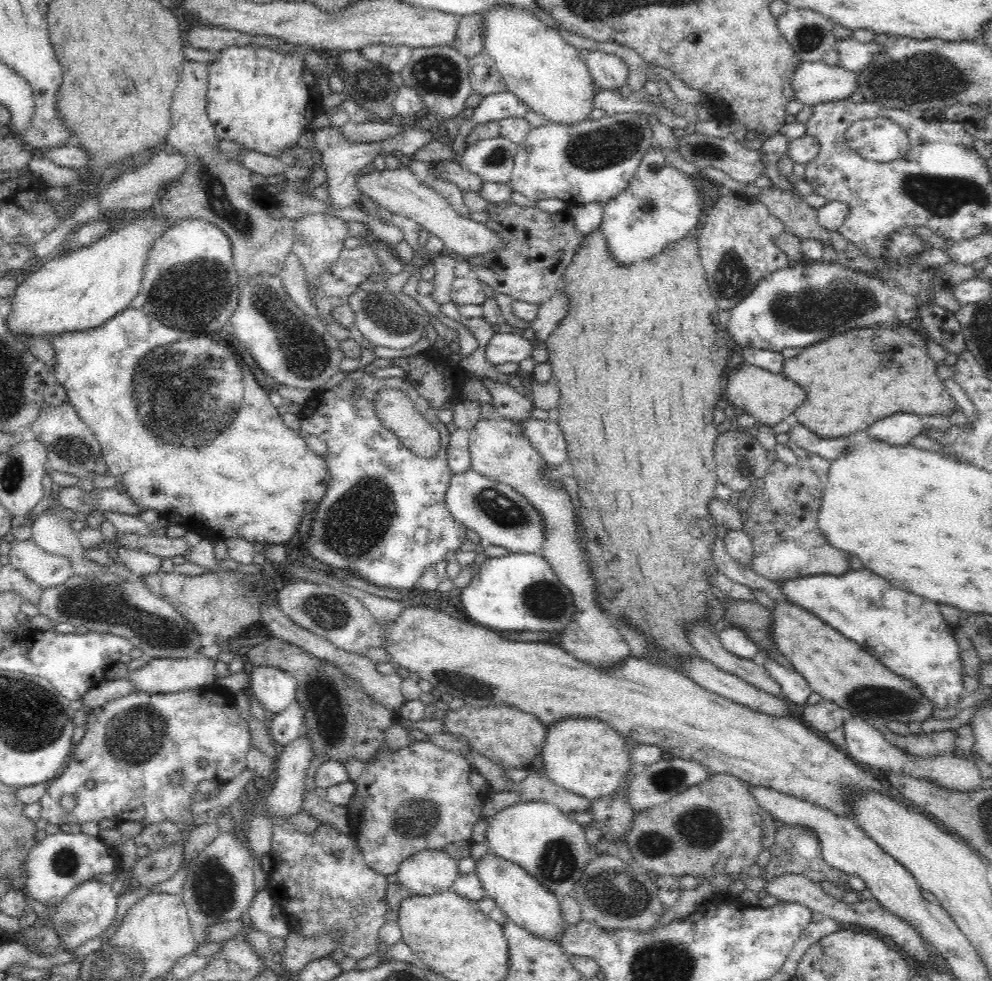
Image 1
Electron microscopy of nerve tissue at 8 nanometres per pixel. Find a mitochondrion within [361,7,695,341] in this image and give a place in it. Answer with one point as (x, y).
(593, 151)

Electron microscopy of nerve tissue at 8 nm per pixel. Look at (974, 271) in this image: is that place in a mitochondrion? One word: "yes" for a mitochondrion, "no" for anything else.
no

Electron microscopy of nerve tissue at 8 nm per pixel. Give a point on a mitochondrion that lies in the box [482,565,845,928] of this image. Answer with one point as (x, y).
(700, 829)

